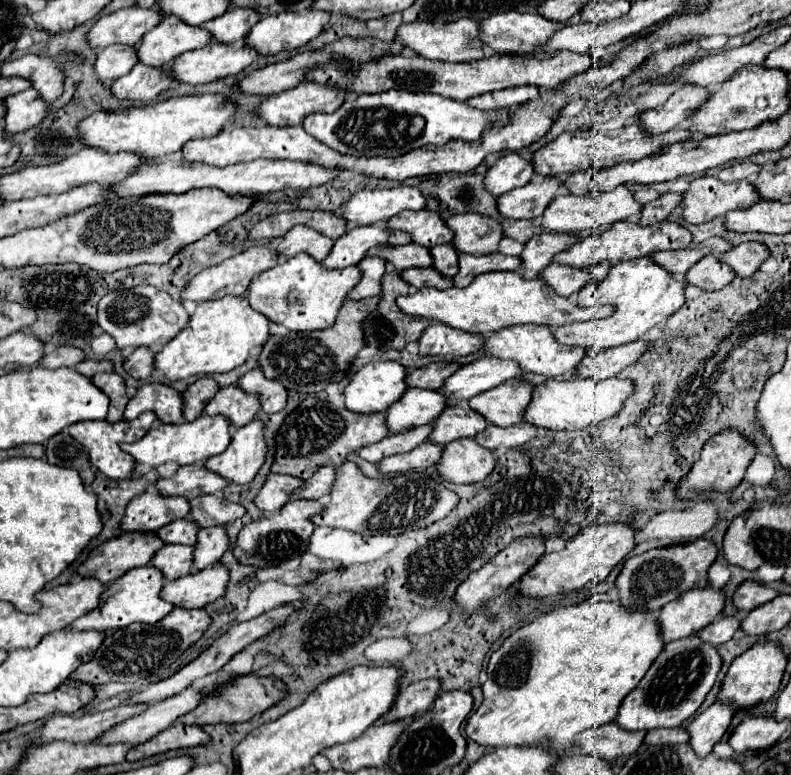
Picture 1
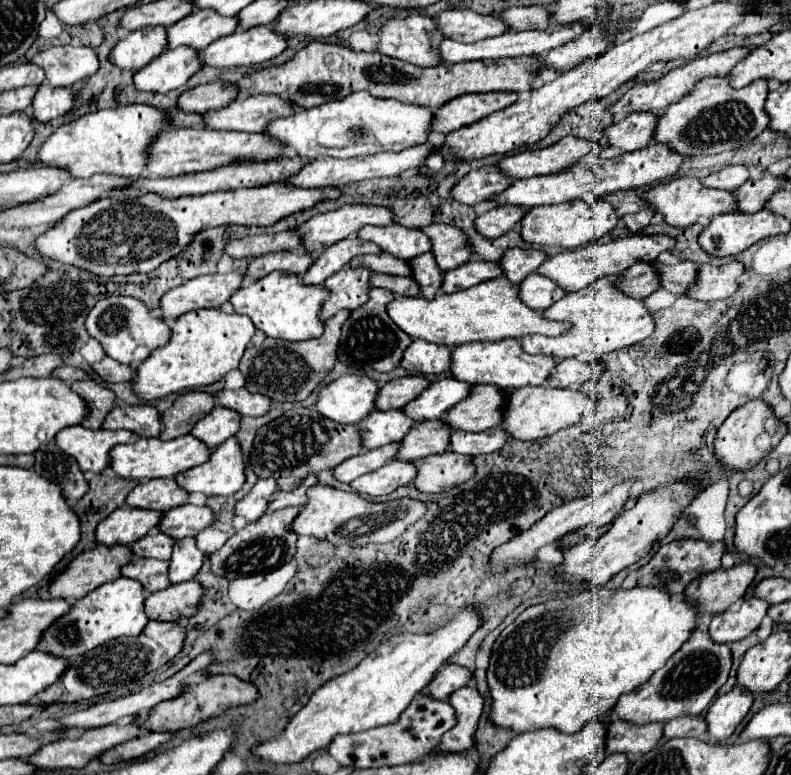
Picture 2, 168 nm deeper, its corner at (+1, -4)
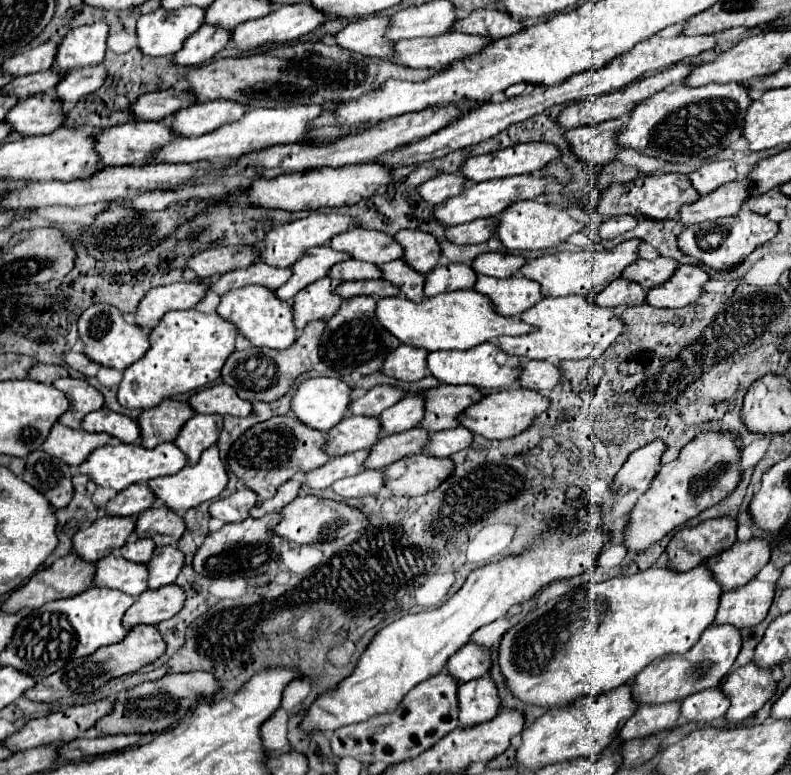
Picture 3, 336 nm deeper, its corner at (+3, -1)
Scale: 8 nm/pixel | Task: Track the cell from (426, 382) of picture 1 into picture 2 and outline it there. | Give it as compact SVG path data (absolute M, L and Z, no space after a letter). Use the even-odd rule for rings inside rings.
M407 375L401 379L393 379L379 389L375 405L381 411L401 409L403 405L411 403L411 399L419 397L419 393L423 393L423 389L427 389L429 385L431 381L423 375Z

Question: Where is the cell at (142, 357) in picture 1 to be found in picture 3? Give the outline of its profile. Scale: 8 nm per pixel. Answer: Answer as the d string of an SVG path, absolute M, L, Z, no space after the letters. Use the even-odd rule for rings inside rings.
M73 350L65 352L65 354L63 354L63 360L65 360L67 366L71 366L73 370L81 372L81 374L87 376L87 378L89 378L89 376L95 376L97 370L99 370L99 366L97 366L95 362L91 362L87 356L77 354L77 352L73 352Z

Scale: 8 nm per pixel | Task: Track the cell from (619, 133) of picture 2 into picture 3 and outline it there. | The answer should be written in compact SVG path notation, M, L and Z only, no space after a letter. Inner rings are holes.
M607 120L597 126L581 126L565 132L565 142L571 152L587 164L607 164L613 160L615 152L621 148L615 142L617 130L621 130L621 120Z

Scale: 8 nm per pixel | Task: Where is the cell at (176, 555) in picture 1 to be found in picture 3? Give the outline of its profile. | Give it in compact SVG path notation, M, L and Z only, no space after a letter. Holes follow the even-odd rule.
M113 552L95 564L93 584L97 588L113 588L129 596L139 596L147 590L147 566L119 558Z

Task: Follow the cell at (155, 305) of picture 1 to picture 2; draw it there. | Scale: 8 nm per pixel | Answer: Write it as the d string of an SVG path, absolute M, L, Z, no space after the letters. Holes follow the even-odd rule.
M111 295L97 301L85 319L85 327L89 335L103 345L111 359L135 367L141 365L151 355L151 351L167 345L171 337L169 325L161 317L155 317L147 305L129 295Z

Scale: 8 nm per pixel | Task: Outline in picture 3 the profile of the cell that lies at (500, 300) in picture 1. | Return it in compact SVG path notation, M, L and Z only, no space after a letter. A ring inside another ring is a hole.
M457 290L447 294L437 294L423 298L419 304L405 298L379 298L377 300L377 320L385 330L389 330L401 344L423 348L427 352L435 350L467 350L471 346L493 342L499 336L521 336L529 334L533 326L519 322L519 318L505 318L493 312L489 298L477 294L475 290Z

